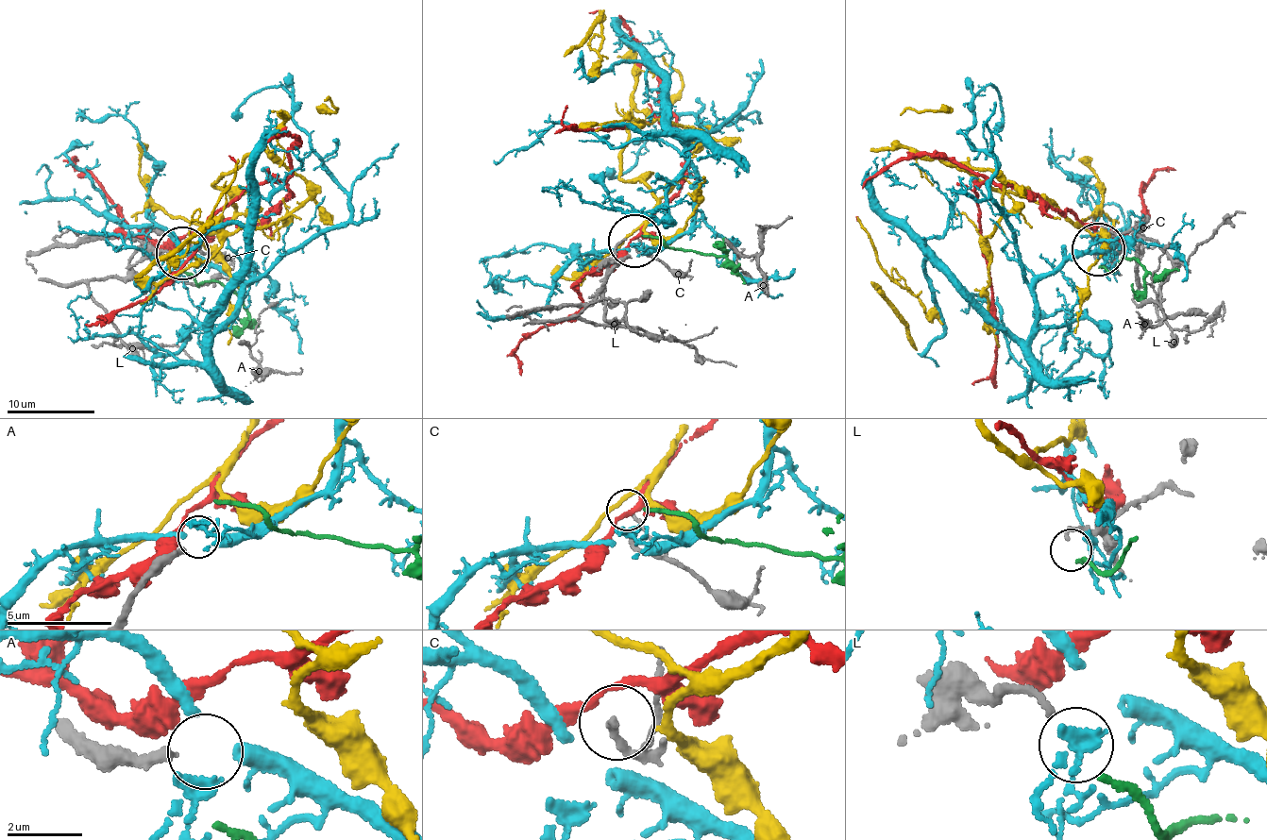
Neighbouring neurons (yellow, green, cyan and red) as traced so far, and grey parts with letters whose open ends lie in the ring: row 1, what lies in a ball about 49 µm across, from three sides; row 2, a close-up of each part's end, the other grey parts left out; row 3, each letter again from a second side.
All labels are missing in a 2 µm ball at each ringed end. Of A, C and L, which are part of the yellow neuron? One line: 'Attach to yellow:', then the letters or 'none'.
Attach to yellow: none

